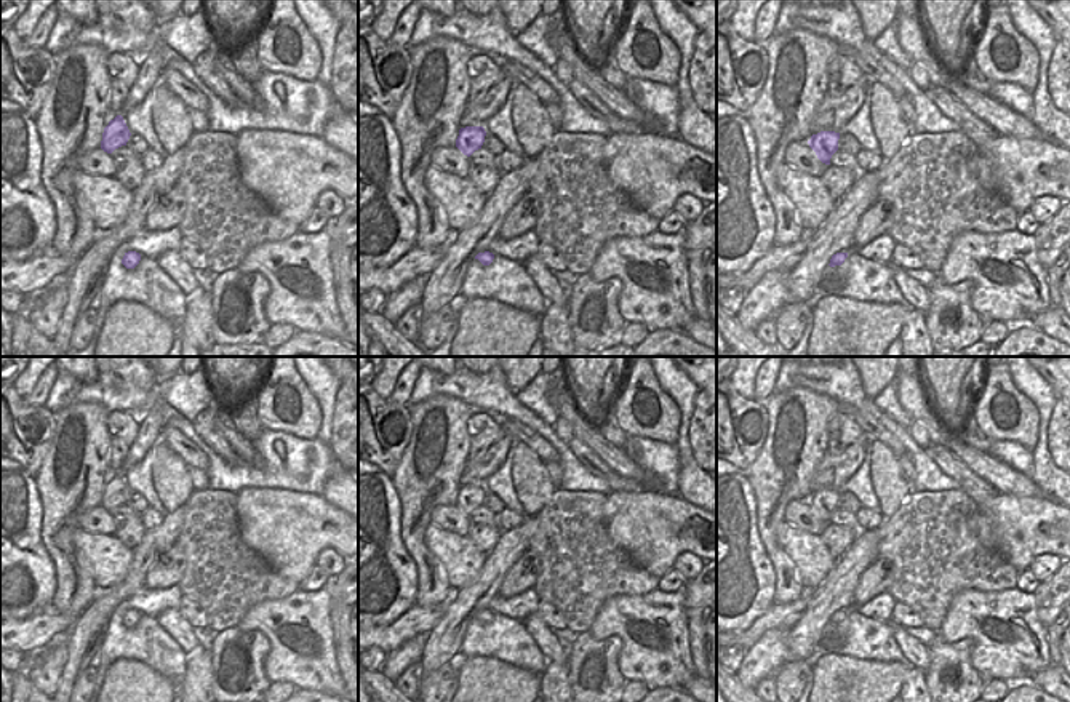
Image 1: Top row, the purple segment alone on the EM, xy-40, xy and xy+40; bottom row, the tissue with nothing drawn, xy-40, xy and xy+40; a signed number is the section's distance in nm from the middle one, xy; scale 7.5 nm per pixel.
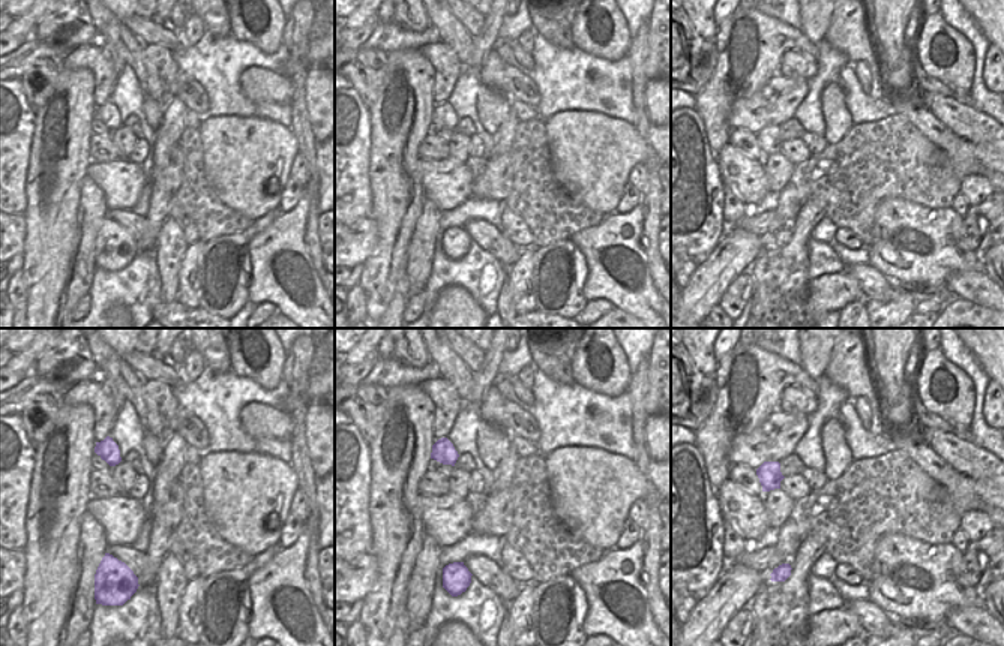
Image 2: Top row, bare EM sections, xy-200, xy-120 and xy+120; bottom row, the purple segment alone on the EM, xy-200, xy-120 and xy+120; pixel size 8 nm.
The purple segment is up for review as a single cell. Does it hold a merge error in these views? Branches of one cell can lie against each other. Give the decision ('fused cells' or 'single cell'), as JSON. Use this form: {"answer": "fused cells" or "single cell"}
{"answer": "single cell"}

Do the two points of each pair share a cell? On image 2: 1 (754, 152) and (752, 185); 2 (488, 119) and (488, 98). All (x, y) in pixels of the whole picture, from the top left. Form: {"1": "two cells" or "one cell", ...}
{"1": "two cells", "2": "one cell"}

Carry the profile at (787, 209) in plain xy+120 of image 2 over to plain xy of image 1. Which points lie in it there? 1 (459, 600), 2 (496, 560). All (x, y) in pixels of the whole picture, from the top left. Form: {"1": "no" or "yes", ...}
{"1": "yes", "2": "yes"}

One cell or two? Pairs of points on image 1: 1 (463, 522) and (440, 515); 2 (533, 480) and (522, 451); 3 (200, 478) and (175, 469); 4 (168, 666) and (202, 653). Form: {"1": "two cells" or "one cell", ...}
{"1": "one cell", "2": "one cell", "3": "two cells", "4": "two cells"}

